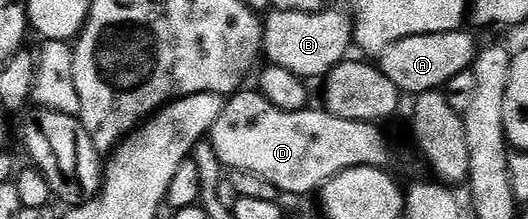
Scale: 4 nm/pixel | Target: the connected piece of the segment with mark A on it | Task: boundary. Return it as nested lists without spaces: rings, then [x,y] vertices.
[[[467,29],[414,35],[386,47],[377,66],[385,73],[385,77],[389,77],[389,81],[393,81],[393,85],[397,85],[401,93],[407,94],[408,91],[411,97],[418,97],[426,91],[446,88],[447,83],[457,77],[457,73],[472,70],[480,50],[480,44],[475,44],[474,37]]]

